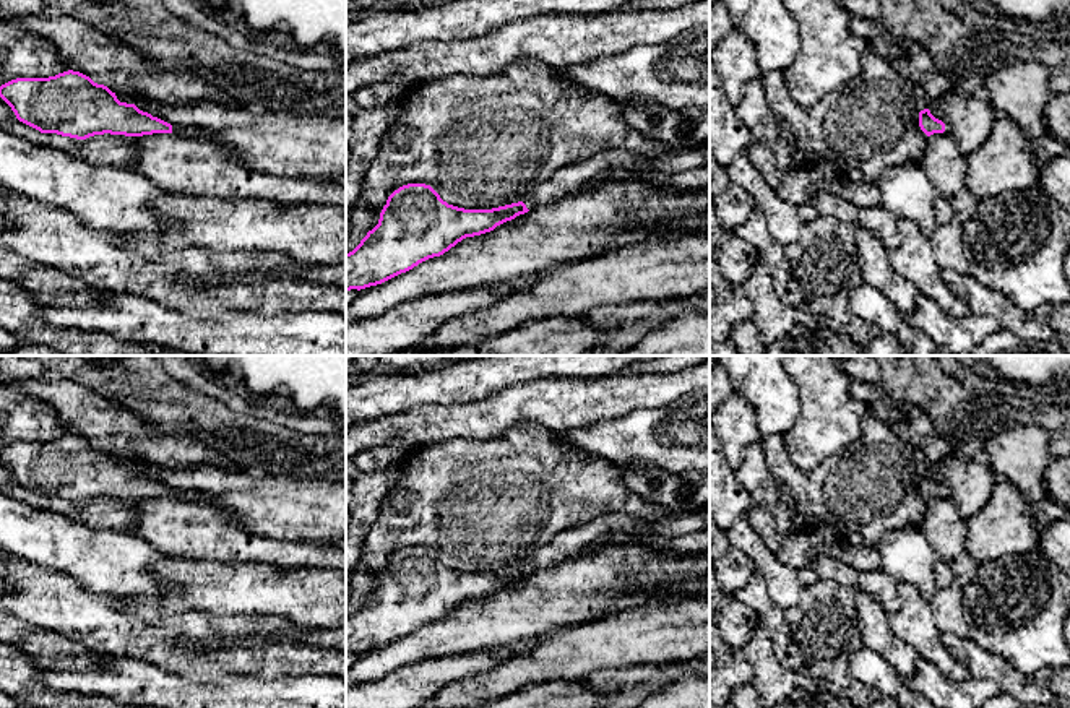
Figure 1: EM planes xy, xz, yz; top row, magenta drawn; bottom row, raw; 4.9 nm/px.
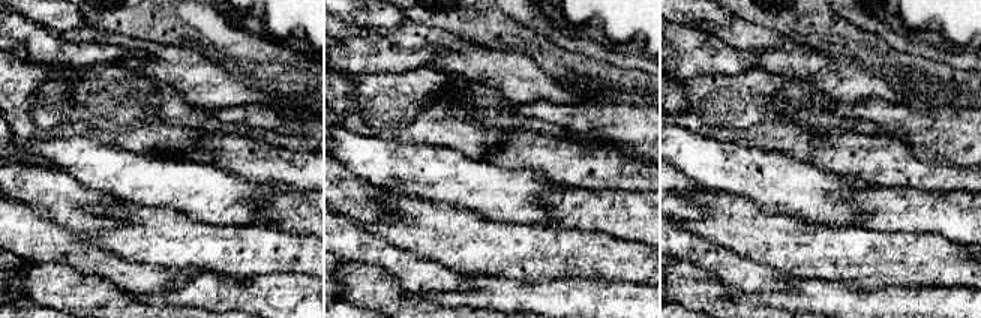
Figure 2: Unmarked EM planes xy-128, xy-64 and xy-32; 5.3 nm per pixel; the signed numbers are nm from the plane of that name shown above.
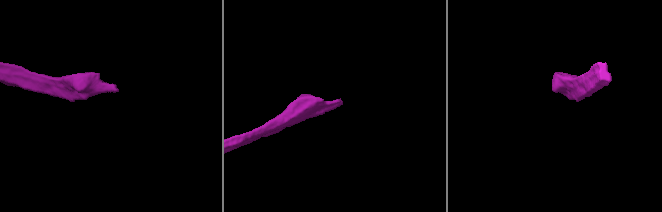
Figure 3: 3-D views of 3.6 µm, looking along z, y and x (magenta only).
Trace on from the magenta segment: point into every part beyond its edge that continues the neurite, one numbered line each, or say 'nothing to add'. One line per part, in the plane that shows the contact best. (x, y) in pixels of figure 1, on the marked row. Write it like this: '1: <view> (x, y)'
1: xy (124, 96)

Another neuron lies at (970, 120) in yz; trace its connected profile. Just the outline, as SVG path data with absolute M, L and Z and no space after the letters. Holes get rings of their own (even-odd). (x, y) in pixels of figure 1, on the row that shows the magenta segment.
M948 91L929 107L930 114L945 123L964 156L974 153L990 135L999 112L989 101L971 94Z

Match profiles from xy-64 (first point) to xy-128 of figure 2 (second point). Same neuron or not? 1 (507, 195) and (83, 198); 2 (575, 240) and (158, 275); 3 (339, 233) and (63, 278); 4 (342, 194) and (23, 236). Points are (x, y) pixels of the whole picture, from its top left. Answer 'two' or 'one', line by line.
1: two
2: two
3: two
4: two

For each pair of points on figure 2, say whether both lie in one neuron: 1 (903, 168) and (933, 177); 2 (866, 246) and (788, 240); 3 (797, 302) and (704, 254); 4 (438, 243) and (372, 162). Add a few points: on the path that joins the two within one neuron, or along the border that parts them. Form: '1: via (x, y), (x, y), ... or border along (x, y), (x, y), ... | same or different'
1: via (911, 171), (926, 174) | same
2: via (846, 246), (807, 245) | same
3: border along (791, 278), (777, 290), (738, 290) | different
4: border along (398, 192), (432, 203) | different

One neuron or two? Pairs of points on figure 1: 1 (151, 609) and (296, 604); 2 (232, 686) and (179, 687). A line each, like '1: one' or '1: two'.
1: one
2: one

